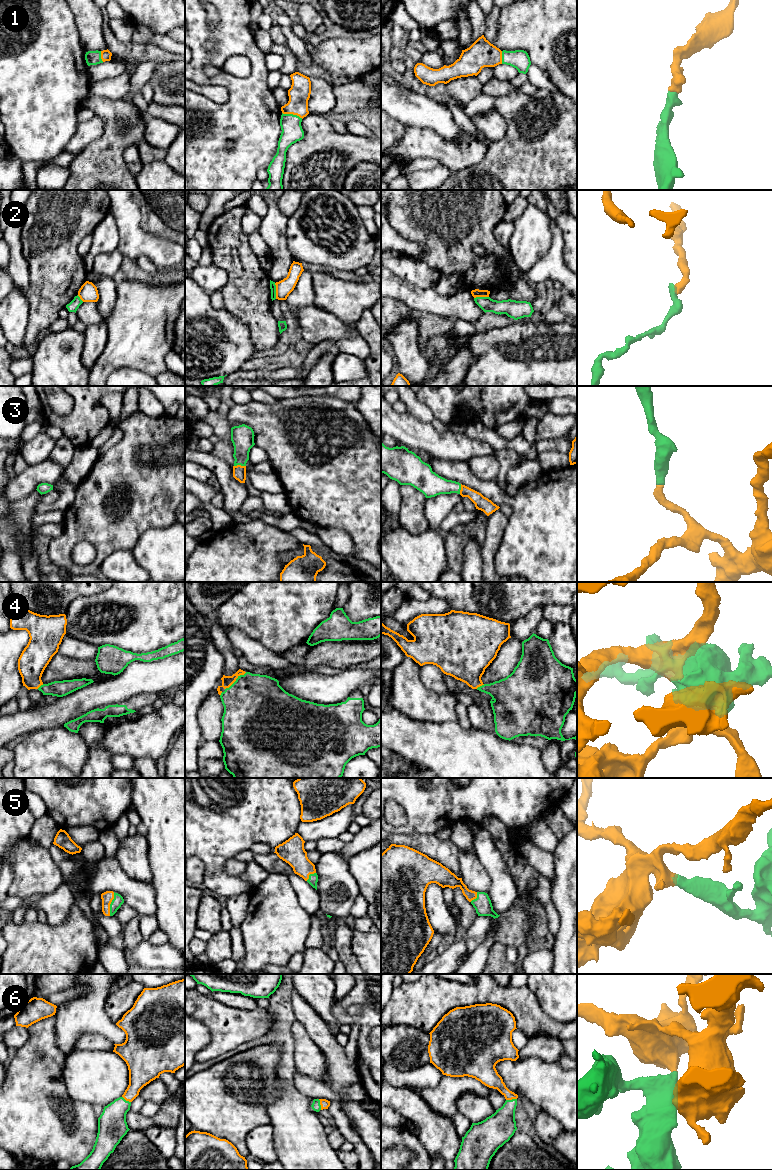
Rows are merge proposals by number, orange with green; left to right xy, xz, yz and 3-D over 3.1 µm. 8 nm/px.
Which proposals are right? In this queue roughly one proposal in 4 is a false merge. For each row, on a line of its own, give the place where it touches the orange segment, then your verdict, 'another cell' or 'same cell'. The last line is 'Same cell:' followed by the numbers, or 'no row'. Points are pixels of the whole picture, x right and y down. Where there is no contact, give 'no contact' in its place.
1: xz (292, 113) | same cell
2: xz (276, 291) | another cell
3: xz (239, 465) | same cell
4: xz (235, 680) | same cell
5: xy (110, 903) | same cell
6: xz (320, 1104) | same cell
Same cell: 1, 3, 4, 5, 6

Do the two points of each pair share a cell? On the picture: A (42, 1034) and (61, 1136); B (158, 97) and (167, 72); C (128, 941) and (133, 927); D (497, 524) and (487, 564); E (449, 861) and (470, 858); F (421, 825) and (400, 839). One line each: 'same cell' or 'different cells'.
A: same cell
B: same cell
C: same cell
D: same cell
E: different cells
F: different cells

